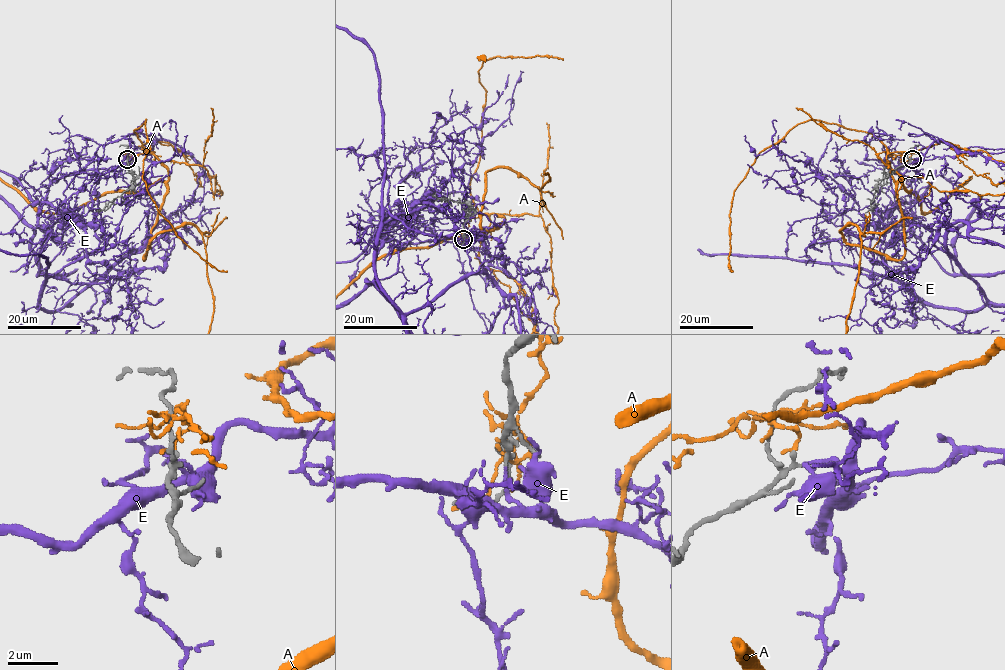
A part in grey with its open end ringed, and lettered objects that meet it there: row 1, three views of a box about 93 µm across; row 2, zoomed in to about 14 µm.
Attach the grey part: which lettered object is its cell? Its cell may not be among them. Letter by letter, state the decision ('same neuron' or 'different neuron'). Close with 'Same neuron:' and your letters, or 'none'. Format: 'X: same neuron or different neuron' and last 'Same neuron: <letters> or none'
A: different neuron
E: same neuron
Same neuron: E

